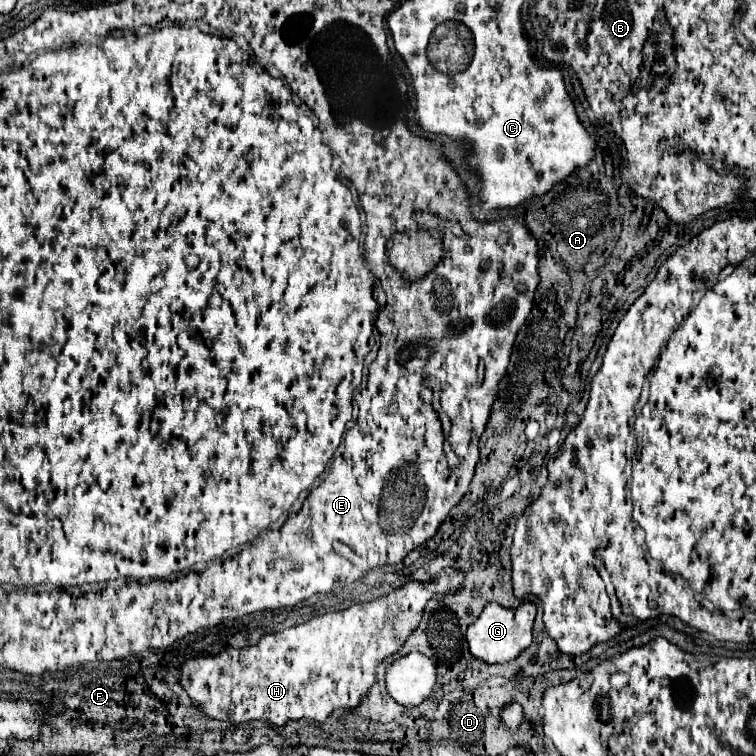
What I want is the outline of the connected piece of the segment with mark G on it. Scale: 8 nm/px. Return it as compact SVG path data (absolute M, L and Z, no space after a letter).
M531 602L519 608L505 608L499 604L487 604L481 616L467 628L467 644L477 660L487 664L505 664L517 658L531 644L531 630L535 620L535 606Z

